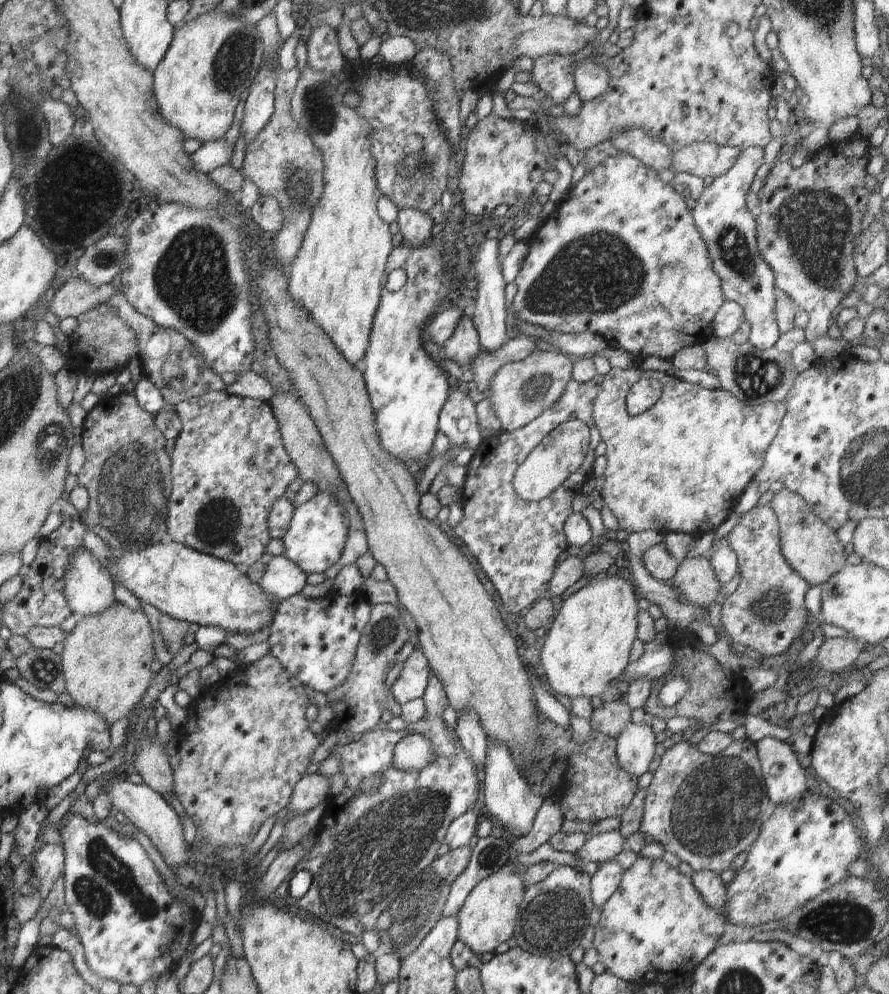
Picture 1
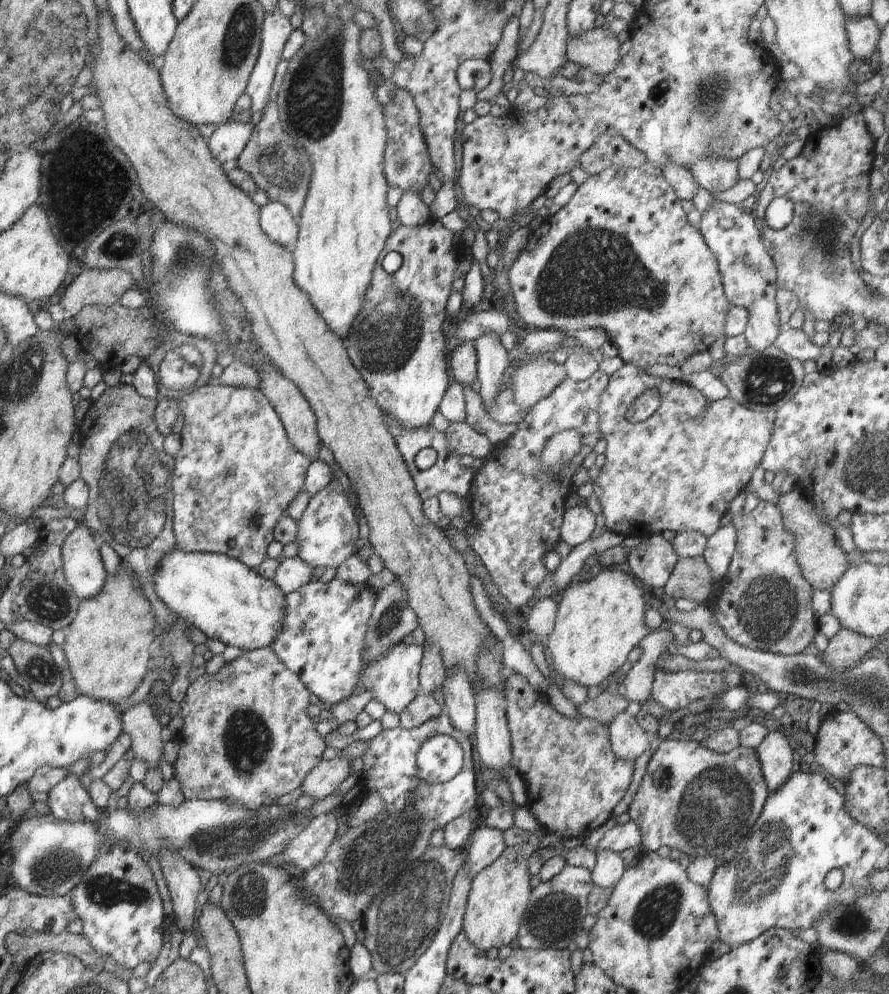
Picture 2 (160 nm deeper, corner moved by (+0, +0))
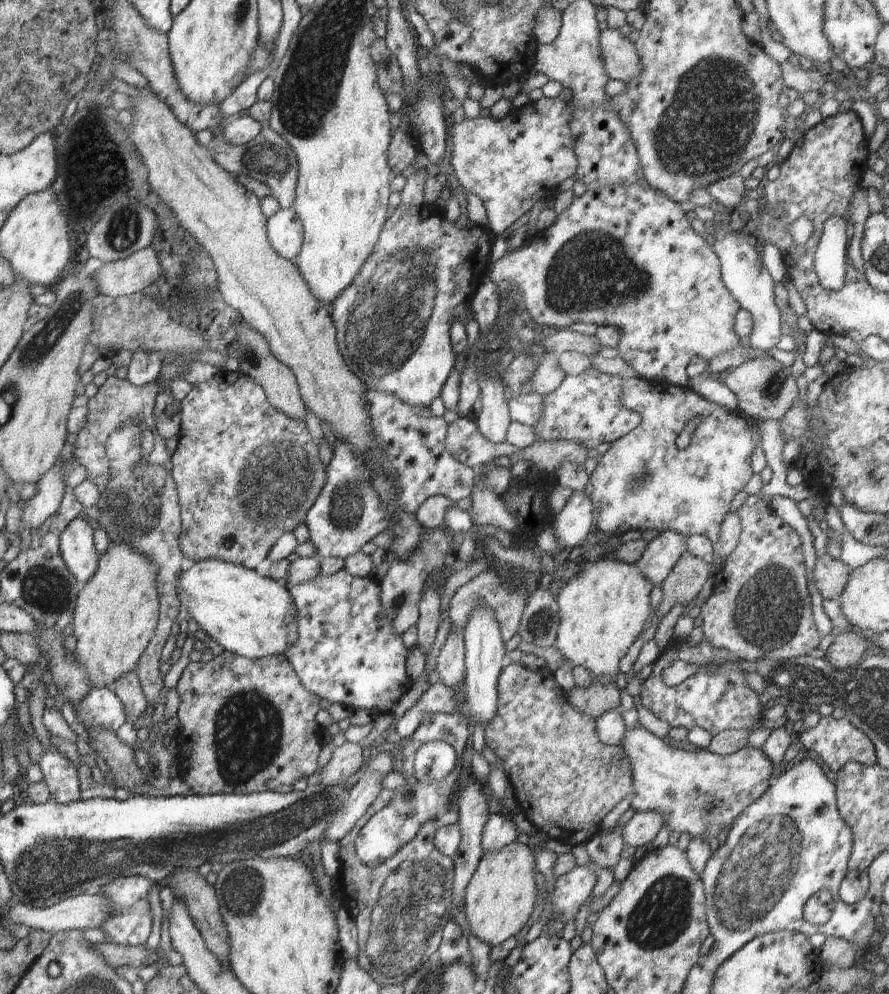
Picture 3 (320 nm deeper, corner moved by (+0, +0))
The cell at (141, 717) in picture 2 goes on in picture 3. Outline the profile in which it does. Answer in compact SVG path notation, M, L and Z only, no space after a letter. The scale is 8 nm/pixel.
M128 671L125 675L120 675L110 688L124 705L127 721L133 722L135 726L139 716L147 708L147 700L135 671Z

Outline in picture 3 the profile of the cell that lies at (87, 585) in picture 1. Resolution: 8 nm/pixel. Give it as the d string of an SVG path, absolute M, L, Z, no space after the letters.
M80 516L72 519L59 536L62 558L80 585L94 574L98 564L99 552L94 546L94 528L92 521Z

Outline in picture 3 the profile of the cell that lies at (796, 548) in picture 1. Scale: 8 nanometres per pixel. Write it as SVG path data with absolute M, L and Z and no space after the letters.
M828 553L816 559L814 582L824 601L828 599L840 602L850 573L849 566L846 566L840 559L833 559Z

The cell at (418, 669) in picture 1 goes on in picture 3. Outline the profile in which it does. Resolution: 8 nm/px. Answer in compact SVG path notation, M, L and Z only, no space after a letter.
M342 568L334 574L320 574L312 580L288 586L288 589L298 611L298 640L291 645L291 647L285 652L284 656L292 665L294 672L298 675L298 678L301 680L304 688L307 688L310 692L313 692L321 699L326 698L326 700L330 700L332 703L338 702L338 704L343 704L350 711L355 709L364 709L374 714L379 712L392 713L396 703L400 700L400 698L402 698L402 696L404 696L404 694L407 693L408 690L410 690L412 680L406 673L406 658L408 658L408 649L404 646L404 643L402 643L402 635L395 636L395 630L393 629L393 626L381 605L380 581L372 575L368 575L367 577L352 576L345 568Z

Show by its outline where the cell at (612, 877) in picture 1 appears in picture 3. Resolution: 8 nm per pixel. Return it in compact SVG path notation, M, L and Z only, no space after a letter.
M614 827L606 834L594 835L585 843L586 852L593 863L603 869L614 868L620 858L620 852L624 848L622 827Z

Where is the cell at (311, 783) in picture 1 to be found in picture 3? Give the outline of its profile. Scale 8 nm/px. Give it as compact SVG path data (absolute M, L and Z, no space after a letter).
M346 741L334 748L332 756L320 773L322 785L342 785L346 779L360 770L363 765L363 746L359 743Z

